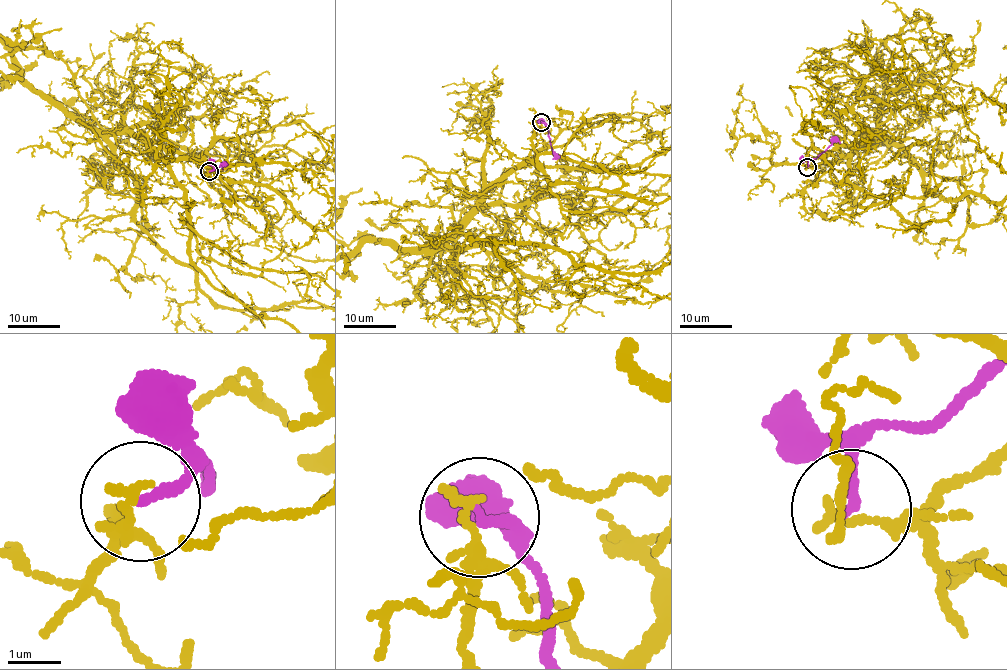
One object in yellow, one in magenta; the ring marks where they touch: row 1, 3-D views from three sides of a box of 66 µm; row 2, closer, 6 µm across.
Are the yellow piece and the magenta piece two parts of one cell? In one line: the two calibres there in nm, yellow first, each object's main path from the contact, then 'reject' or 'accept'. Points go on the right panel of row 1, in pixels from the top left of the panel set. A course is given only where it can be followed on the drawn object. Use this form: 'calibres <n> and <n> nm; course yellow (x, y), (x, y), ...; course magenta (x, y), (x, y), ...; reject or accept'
calibres 140 and 200 nm; course magenta (807, 167), (808, 161), (837, 137); reject

